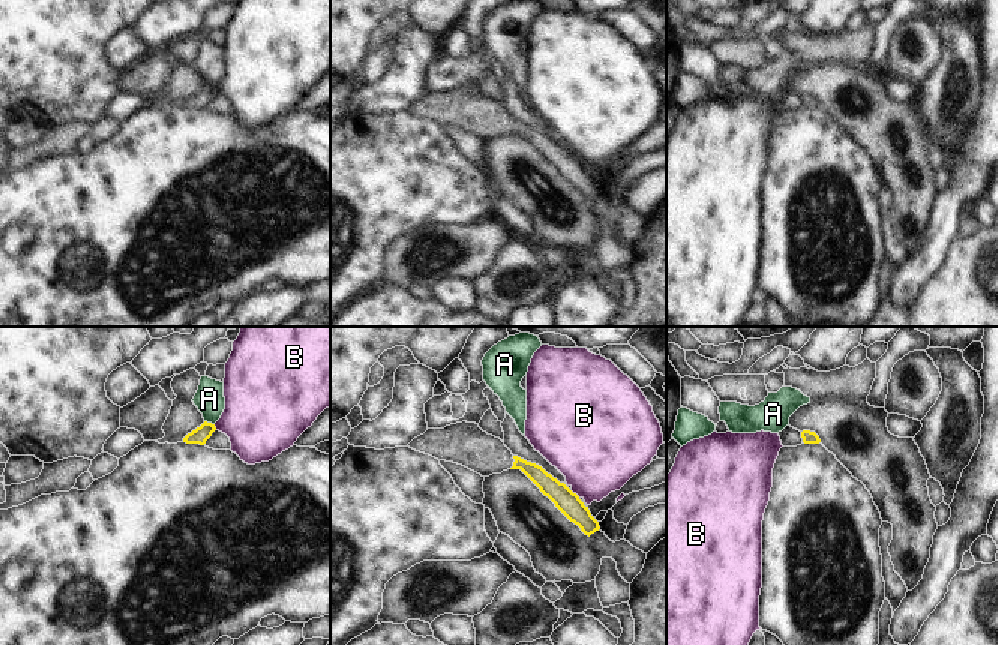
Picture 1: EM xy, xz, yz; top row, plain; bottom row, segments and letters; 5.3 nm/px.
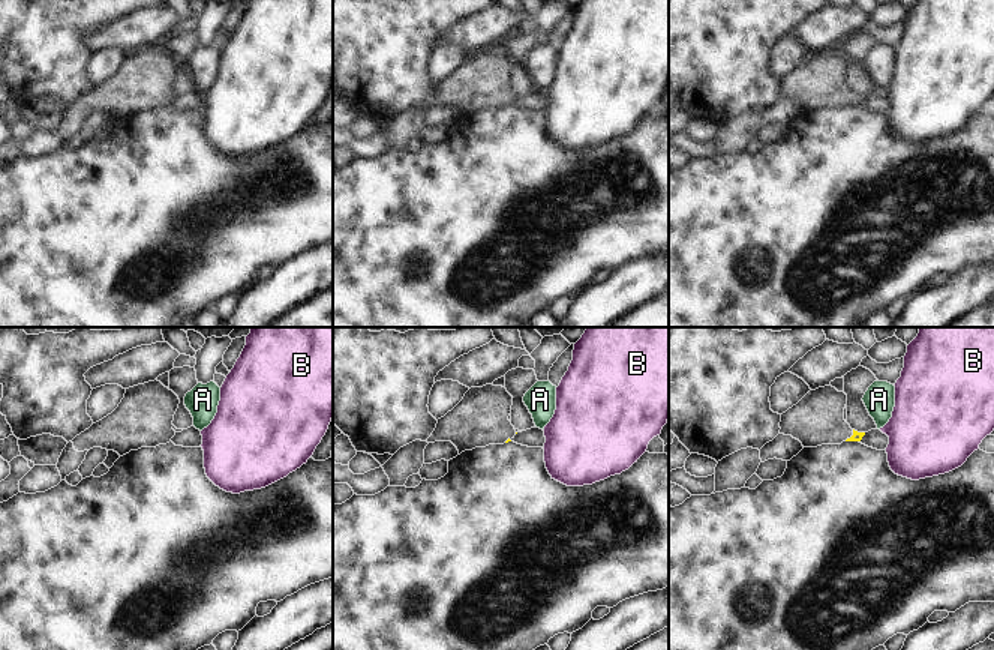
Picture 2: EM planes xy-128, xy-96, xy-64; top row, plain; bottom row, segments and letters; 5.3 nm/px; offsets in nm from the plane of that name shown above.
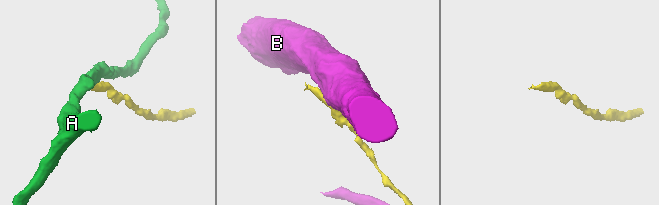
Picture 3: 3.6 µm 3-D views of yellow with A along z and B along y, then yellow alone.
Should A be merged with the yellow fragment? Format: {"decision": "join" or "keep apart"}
{"decision": "keep apart"}

